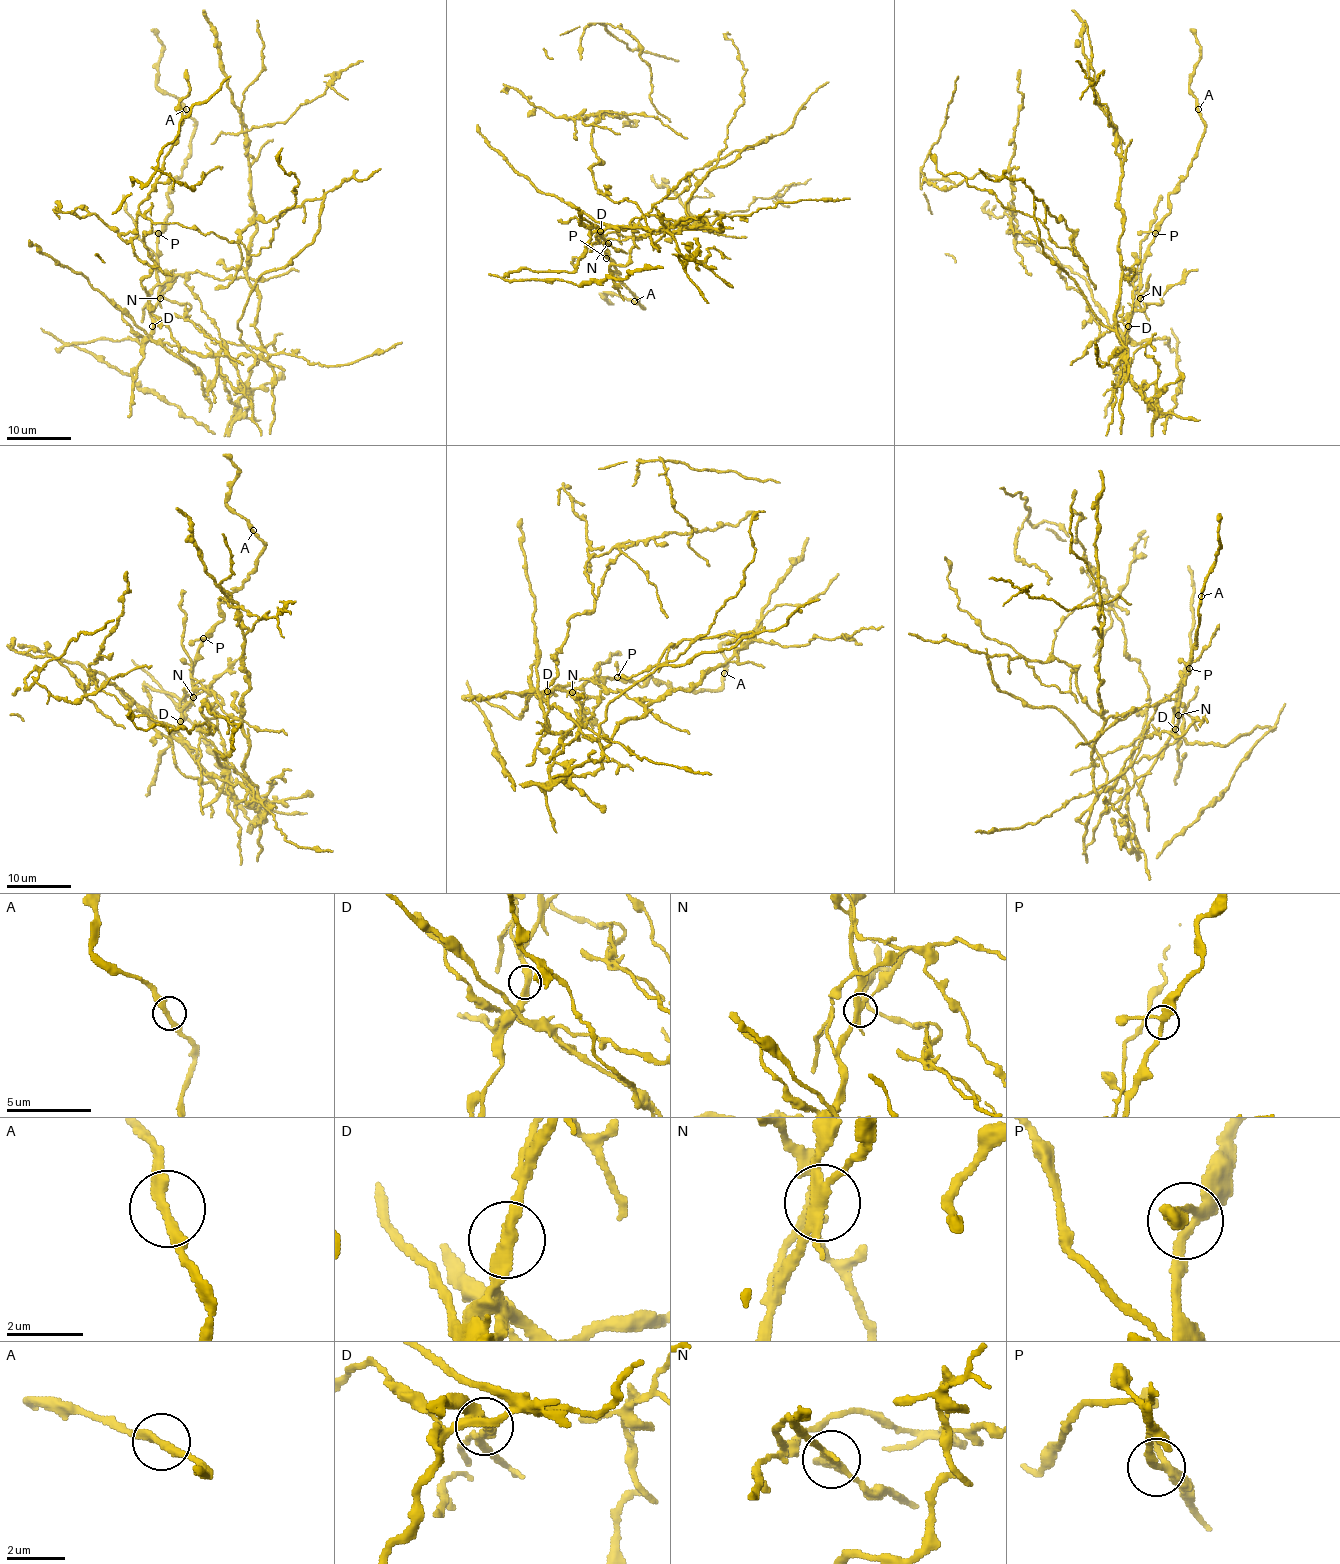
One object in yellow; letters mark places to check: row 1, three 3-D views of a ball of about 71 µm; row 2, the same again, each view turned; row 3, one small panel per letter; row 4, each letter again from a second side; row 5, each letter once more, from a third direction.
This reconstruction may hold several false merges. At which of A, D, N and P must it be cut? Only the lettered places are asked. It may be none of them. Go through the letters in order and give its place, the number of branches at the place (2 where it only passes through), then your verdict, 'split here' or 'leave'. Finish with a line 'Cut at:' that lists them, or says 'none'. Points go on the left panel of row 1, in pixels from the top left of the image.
A: (186, 109) | 2 | leave
D: (152, 326) | 2 | split here
N: (160, 298) | 4 | split here
P: (158, 233) | 3 | leave
Cut at: D, N

